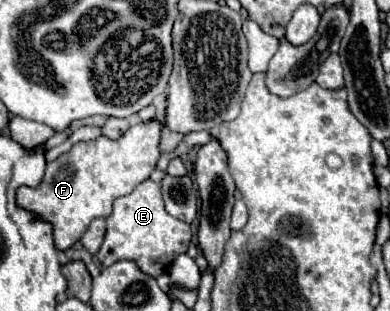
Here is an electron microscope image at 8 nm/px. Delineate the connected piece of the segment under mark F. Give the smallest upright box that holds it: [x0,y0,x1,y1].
[17,118,163,250]

